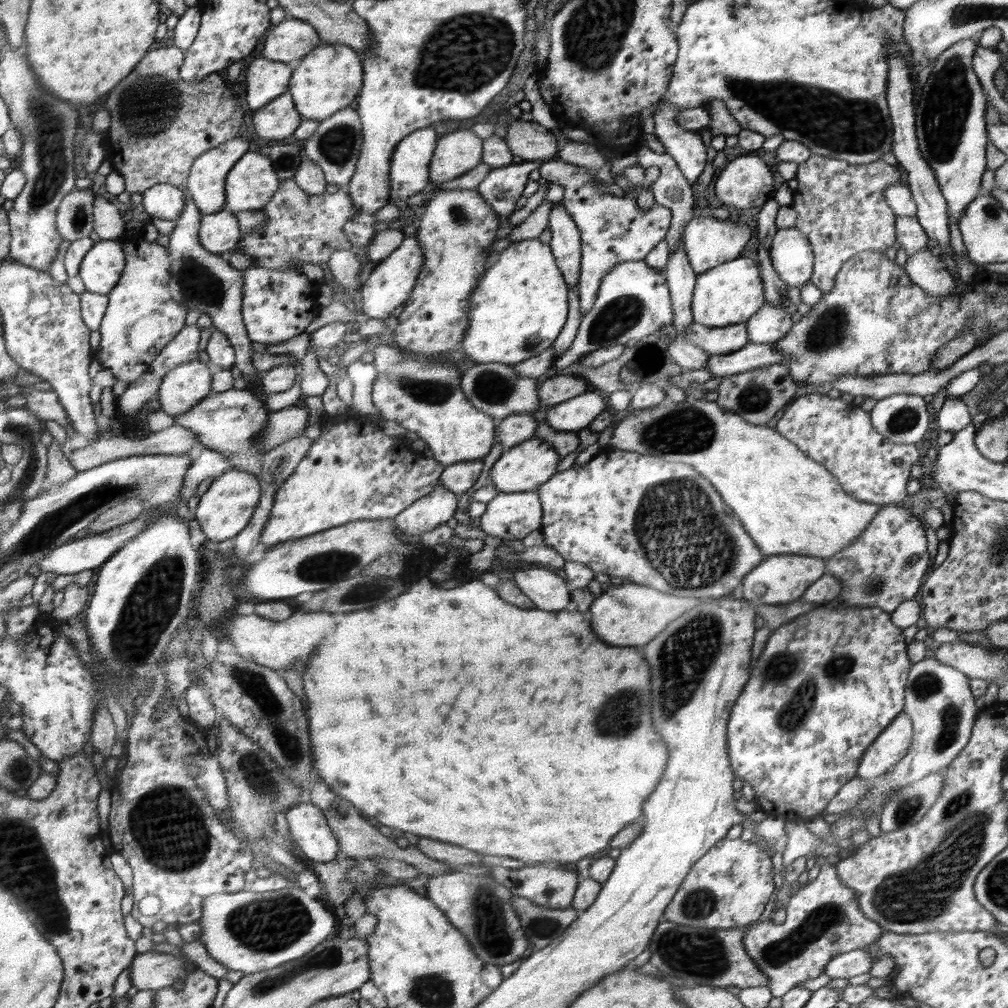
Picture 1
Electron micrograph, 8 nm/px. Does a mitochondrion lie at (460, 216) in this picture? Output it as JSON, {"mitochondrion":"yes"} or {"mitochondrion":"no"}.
{"mitochondrion":"yes"}

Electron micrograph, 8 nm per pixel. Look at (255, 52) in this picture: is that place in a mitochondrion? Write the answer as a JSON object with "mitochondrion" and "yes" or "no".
{"mitochondrion":"no"}

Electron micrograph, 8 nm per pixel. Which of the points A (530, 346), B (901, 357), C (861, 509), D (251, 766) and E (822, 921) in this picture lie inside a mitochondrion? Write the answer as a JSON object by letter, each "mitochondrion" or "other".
{"A":"other","B":"other","C":"other","D":"mitochondrion","E":"mitochondrion"}

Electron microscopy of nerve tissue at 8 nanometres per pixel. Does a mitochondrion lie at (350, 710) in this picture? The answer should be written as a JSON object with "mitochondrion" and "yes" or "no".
{"mitochondrion":"no"}

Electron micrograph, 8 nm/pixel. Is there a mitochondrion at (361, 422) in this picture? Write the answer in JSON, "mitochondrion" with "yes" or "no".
{"mitochondrion":"no"}

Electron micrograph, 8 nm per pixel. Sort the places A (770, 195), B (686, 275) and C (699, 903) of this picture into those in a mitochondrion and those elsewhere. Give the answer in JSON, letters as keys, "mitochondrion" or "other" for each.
{"A":"other","B":"other","C":"mitochondrion"}

